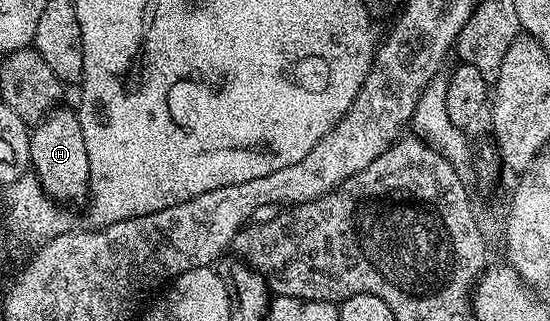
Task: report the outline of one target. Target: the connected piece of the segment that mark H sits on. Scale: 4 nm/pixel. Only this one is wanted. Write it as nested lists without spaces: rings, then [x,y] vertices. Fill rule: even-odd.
[[[55,108],[44,116],[40,122],[31,130],[31,153],[30,169],[33,171],[39,183],[43,185],[43,191],[50,198],[54,198],[60,204],[72,204],[88,197],[91,188],[91,177],[89,176],[89,152],[85,149],[85,132],[81,132],[78,113],[74,109],[61,110]]]

